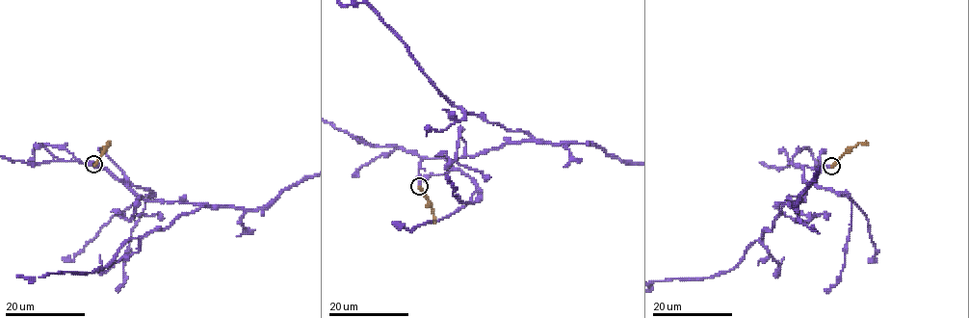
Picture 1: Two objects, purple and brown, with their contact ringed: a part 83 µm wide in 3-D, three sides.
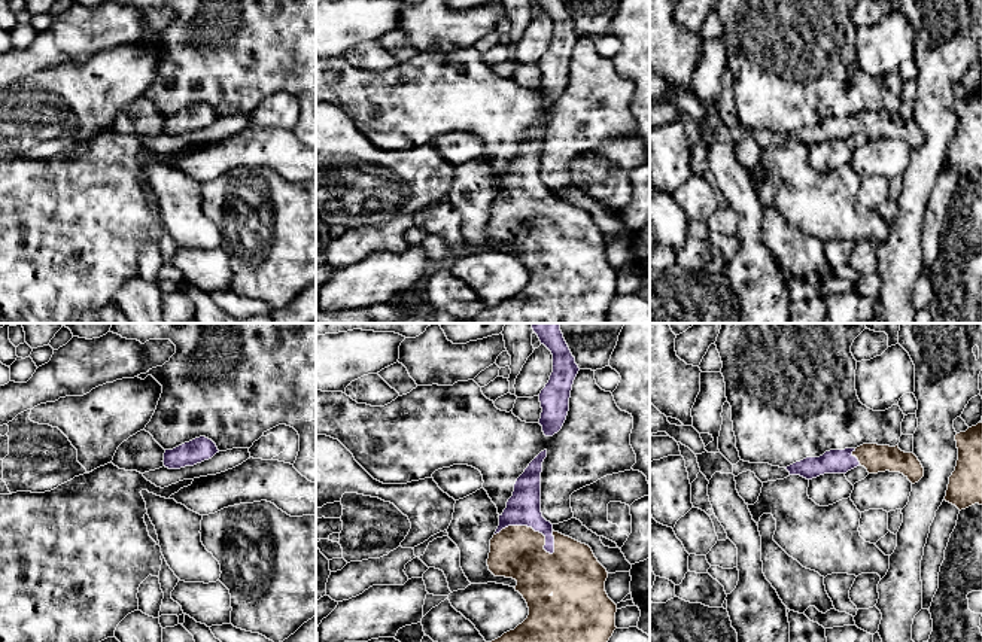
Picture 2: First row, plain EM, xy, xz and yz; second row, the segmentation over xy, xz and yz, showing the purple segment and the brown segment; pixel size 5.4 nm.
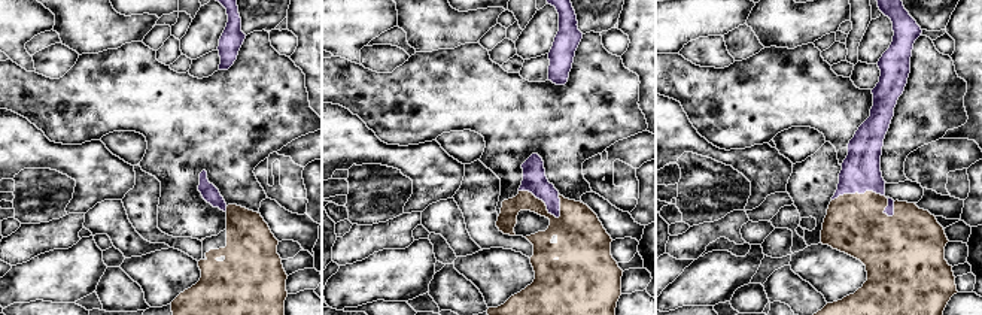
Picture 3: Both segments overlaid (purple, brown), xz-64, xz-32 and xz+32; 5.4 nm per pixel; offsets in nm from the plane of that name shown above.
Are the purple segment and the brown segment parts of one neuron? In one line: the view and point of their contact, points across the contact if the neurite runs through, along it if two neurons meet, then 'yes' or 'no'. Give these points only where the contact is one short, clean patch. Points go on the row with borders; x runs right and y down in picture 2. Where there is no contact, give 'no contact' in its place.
xz (531, 526) | across xz (523, 508), (523, 519), (531, 526), (517, 551) | yes

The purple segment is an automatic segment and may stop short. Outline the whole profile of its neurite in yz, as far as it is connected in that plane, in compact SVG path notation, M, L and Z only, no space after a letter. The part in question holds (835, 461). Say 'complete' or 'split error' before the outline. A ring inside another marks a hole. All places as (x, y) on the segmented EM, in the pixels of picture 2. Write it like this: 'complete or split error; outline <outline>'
split error; outline M863 444L857 448L830 450L820 457L806 457L785 469L790 475L800 475L806 480L824 474L846 474L848 471L864 466L869 474L900 472L912 484L924 477L924 468L913 453L905 453L896 447Z

